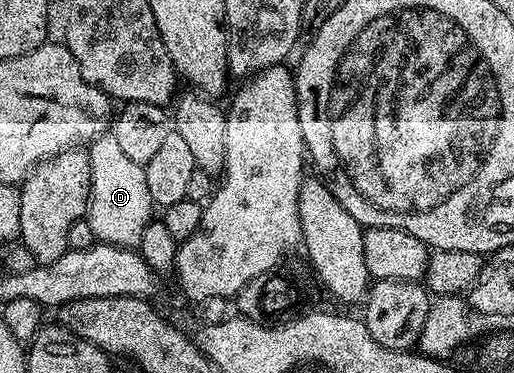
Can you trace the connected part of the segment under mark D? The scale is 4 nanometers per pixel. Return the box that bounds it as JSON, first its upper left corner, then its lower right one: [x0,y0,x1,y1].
[87,133,155,248]

